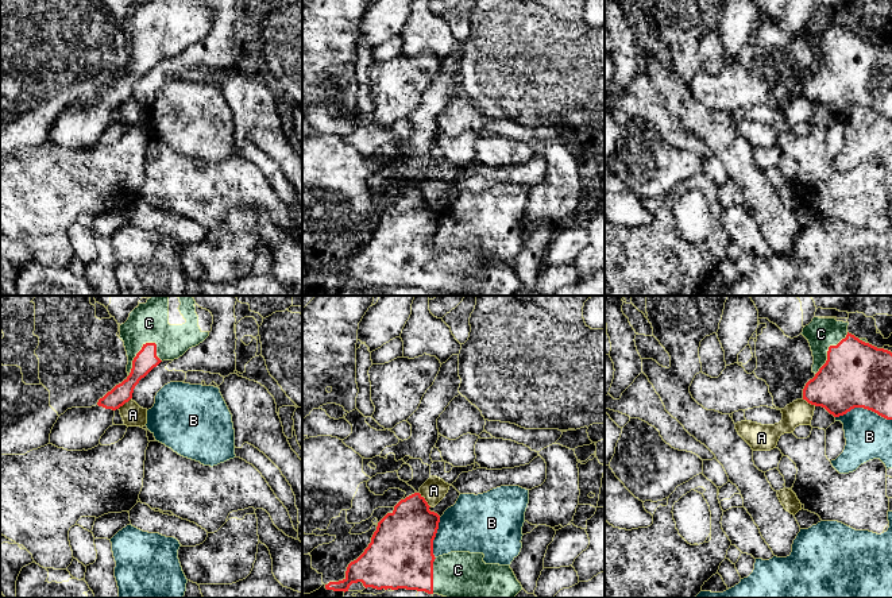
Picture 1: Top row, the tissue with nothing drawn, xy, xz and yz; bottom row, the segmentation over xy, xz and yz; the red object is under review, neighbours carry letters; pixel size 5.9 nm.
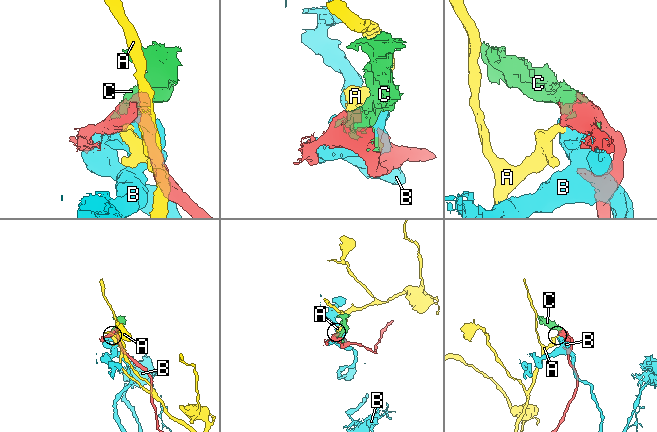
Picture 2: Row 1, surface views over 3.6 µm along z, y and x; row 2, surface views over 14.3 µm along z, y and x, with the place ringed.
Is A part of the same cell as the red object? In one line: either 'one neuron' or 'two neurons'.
two neurons

